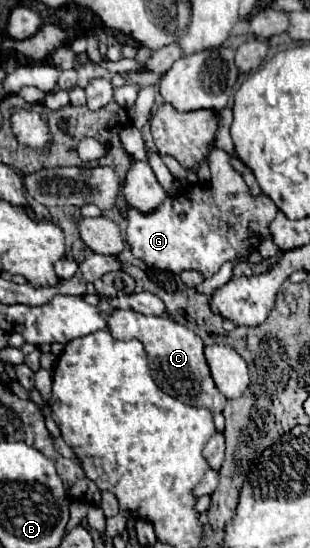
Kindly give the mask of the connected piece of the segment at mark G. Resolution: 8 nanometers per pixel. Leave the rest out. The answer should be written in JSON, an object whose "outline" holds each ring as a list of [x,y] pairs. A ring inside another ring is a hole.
{"outline":[[[212,149],[210,181],[182,187],[176,195],[168,195],[162,205],[150,213],[142,213],[134,207],[128,211],[126,243],[134,257],[146,265],[182,273],[198,271],[206,279],[212,277],[226,261],[246,263],[248,255],[258,249],[262,239],[270,239],[268,225],[276,217],[278,209],[266,195],[252,195],[242,175],[228,163],[228,153]],[[226,203],[226,205],[224,205]]]}

